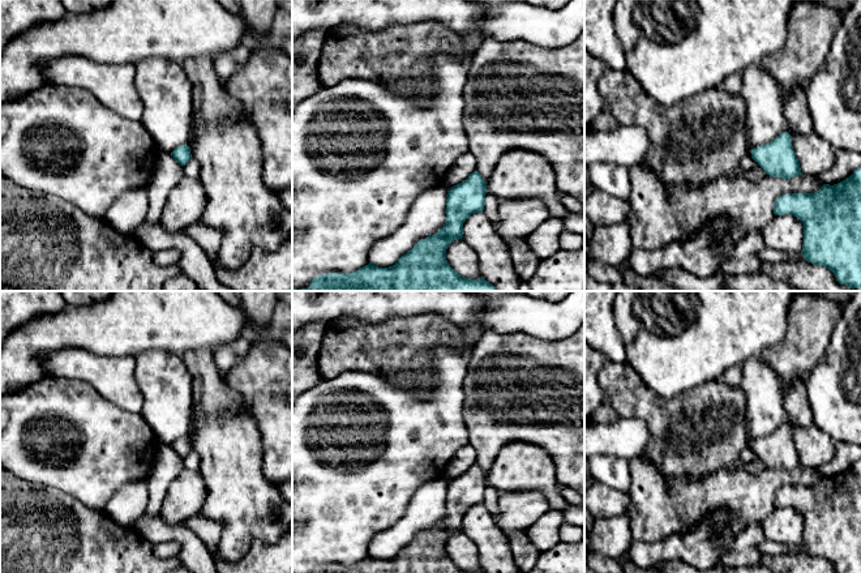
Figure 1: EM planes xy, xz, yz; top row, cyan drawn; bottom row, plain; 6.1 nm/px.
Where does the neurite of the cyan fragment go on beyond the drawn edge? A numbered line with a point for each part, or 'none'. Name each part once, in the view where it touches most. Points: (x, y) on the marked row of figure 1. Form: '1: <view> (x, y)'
none

